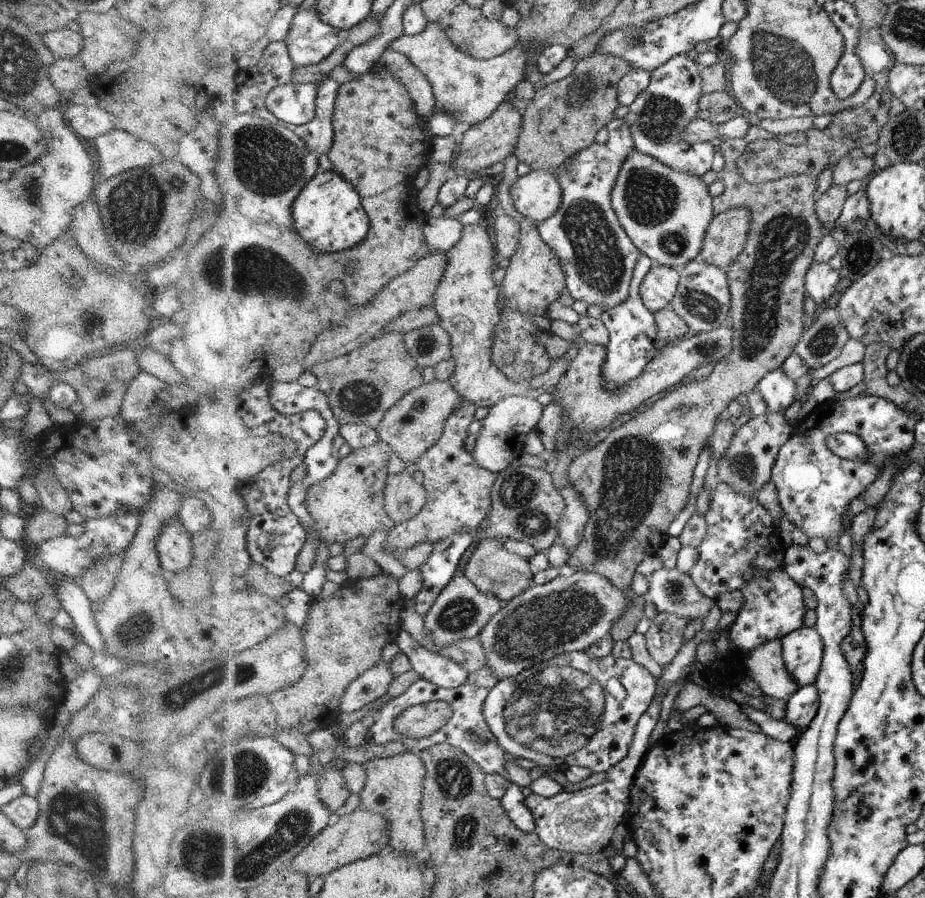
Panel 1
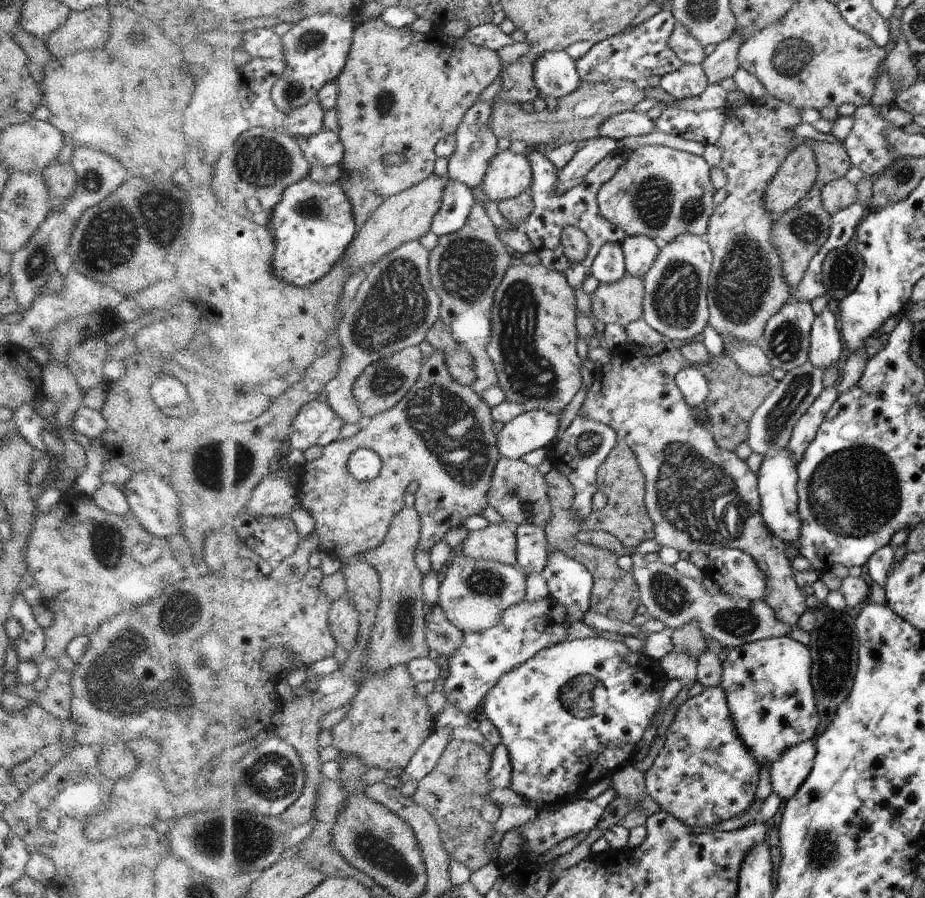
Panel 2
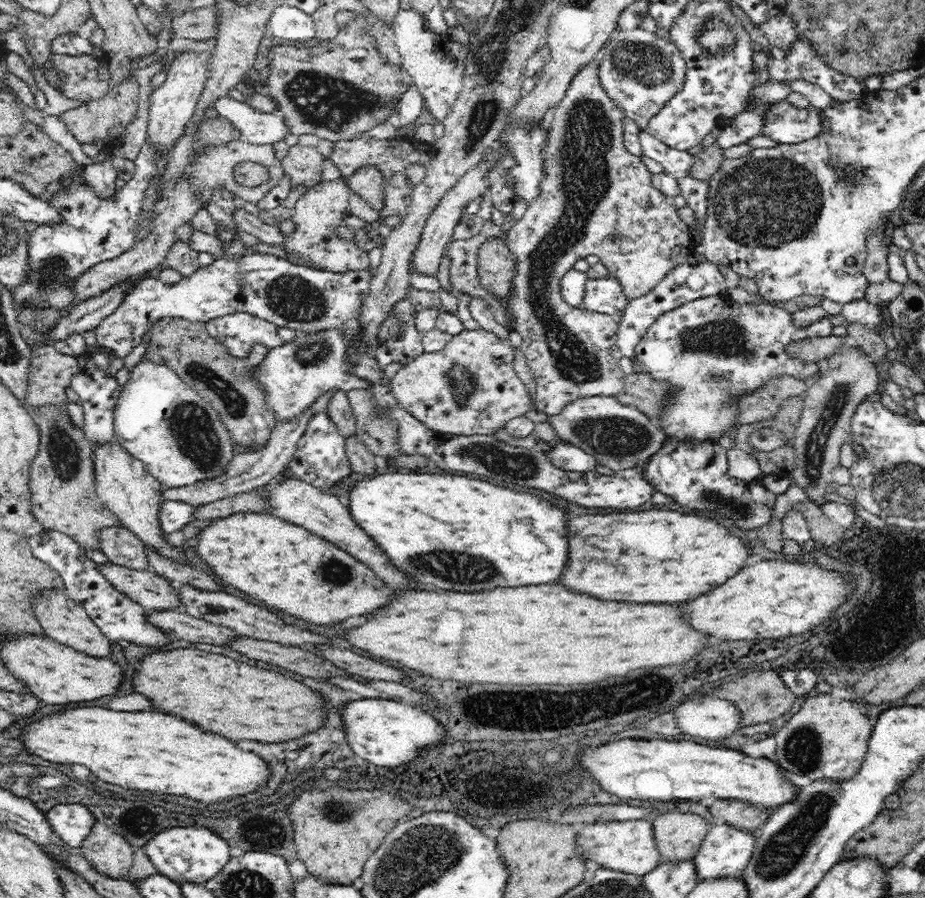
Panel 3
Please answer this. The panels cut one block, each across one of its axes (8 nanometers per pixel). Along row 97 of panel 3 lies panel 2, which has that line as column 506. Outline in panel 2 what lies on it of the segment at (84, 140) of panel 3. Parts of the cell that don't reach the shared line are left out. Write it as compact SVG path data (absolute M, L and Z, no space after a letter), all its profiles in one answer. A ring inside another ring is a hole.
M623 79L608 80L602 83L582 81L571 94L559 99L559 106L554 111L545 109L541 112L526 113L520 109L521 103L506 103L497 94L491 101L491 120L489 128L498 138L511 142L522 141L528 148L543 150L550 144L565 145L572 142L596 139L599 128L613 115L633 111L633 106L645 98L644 90L637 82Z

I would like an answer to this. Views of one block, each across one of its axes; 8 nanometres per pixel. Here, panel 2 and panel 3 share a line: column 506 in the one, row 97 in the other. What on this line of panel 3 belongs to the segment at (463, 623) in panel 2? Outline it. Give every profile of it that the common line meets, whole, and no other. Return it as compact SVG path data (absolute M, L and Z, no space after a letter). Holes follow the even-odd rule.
M599 57L592 59L573 75L565 98L554 110L554 120L546 132L545 146L541 148L544 178L540 182L539 193L530 202L523 217L512 225L508 234L502 231L500 225L487 220L479 234L466 241L451 241L445 251L450 259L453 292L483 298L498 323L512 326L510 330L516 330L522 336L519 348L536 378L534 403L538 411L547 415L560 414L568 403L579 398L600 395L616 397L625 388L625 374L618 361L610 355L612 346L617 342L617 316L572 307L562 298L561 278L573 268L574 263L590 254L599 256L599 262L608 269L608 277L620 282L623 293L632 300L648 294L673 268L686 263L688 256L697 248L691 228L680 218L673 197L659 191L641 158L633 156L624 147L622 135L626 131L626 115L603 89L599 62ZM494 238L508 241L515 262L515 275L507 299L496 299L479 281L478 251L484 242Z

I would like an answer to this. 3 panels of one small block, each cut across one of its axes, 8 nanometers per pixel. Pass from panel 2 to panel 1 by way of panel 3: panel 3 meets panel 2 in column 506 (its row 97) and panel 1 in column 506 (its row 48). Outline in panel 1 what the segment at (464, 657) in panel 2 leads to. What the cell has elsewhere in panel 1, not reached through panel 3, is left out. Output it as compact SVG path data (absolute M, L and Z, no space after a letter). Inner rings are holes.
M574 571L574 574L571 576L561 576L557 574L550 582L536 585L533 584L530 588L527 588L526 591L522 592L522 594L515 596L514 599L510 599L509 601L502 602L502 608L488 624L483 628L482 632L478 636L479 641L482 643L484 647L484 652L486 655L486 662L484 667L490 668L494 674L499 678L499 680L504 680L510 677L515 677L519 675L523 670L530 669L534 666L540 667L541 665L546 665L547 662L550 662L551 659L560 656L562 653L572 652L572 651L585 651L588 647L591 647L592 644L598 643L599 640L606 639L610 636L612 630L614 630L614 626L616 623L622 619L624 614L627 614L631 608L631 596L630 594L634 593L635 597L639 597L640 595L647 597L647 592L650 588L650 582L641 572L634 572L634 582L632 583L632 588L630 593L624 593L623 590L617 589L606 577L602 576L602 574L591 573L591 572L582 572L582 571Z

